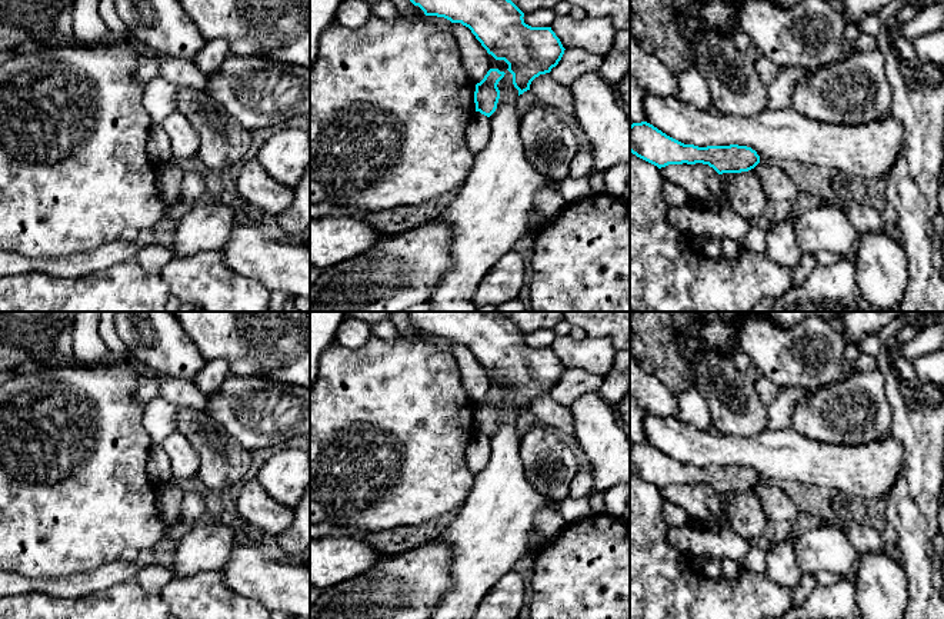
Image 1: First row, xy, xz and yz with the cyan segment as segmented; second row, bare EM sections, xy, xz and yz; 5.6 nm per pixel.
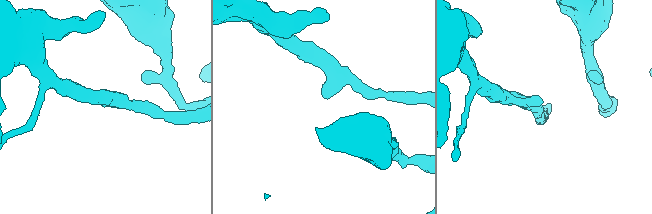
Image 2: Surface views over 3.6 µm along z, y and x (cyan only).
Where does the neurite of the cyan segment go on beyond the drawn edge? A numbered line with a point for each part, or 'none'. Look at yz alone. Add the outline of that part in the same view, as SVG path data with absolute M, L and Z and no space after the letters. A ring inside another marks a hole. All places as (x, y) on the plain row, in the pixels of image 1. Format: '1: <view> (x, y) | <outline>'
none

